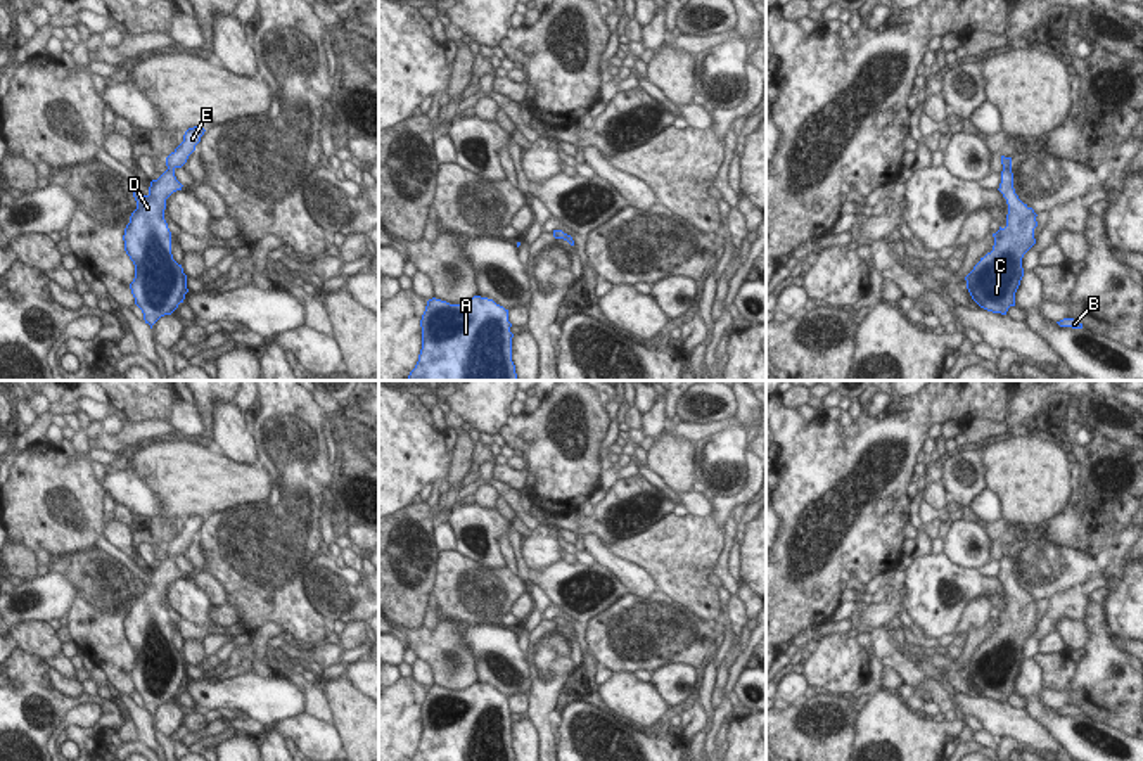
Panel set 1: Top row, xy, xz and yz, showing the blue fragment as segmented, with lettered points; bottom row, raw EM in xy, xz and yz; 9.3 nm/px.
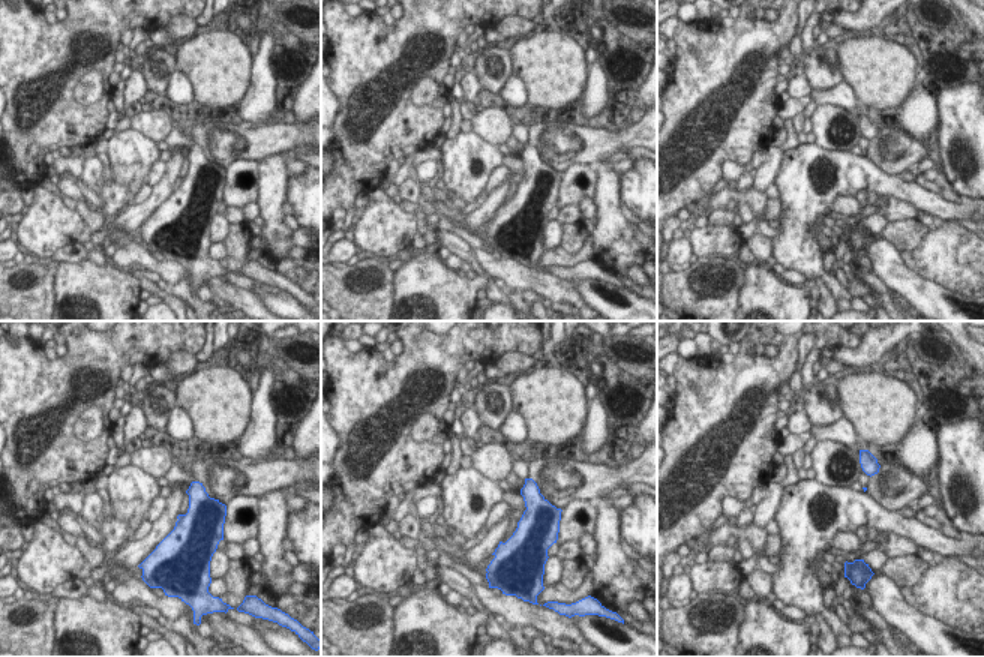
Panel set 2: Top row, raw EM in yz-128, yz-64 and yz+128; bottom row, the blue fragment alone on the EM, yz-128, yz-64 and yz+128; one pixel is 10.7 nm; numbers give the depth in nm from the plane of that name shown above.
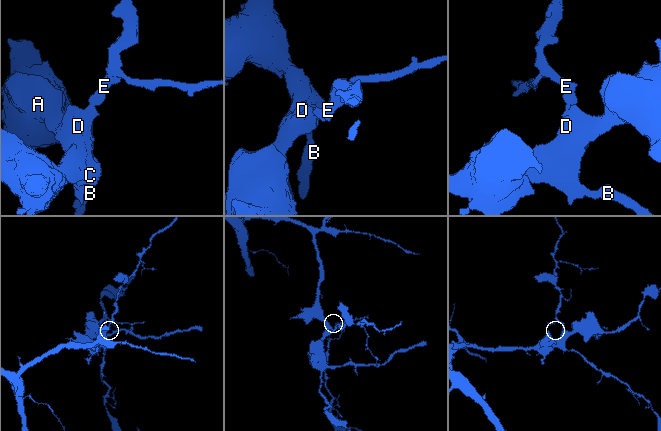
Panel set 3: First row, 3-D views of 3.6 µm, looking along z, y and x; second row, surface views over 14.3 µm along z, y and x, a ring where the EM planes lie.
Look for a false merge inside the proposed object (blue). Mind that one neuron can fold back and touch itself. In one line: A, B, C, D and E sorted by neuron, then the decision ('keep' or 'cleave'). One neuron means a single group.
A B C D E; keep

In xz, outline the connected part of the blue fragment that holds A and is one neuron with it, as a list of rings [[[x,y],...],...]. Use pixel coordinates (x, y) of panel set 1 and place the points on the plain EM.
[[[432,685],[420,714],[422,737],[410,761],[515,761],[508,697],[493,687],[450,692]]]

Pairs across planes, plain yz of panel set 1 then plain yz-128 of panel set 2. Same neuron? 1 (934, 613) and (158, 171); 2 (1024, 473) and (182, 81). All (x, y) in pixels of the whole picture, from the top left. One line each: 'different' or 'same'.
1: different
2: different

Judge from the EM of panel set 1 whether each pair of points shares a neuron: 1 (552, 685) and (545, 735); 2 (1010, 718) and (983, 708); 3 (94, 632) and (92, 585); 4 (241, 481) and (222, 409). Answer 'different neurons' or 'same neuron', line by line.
1: same neuron
2: same neuron
3: same neuron
4: different neurons

